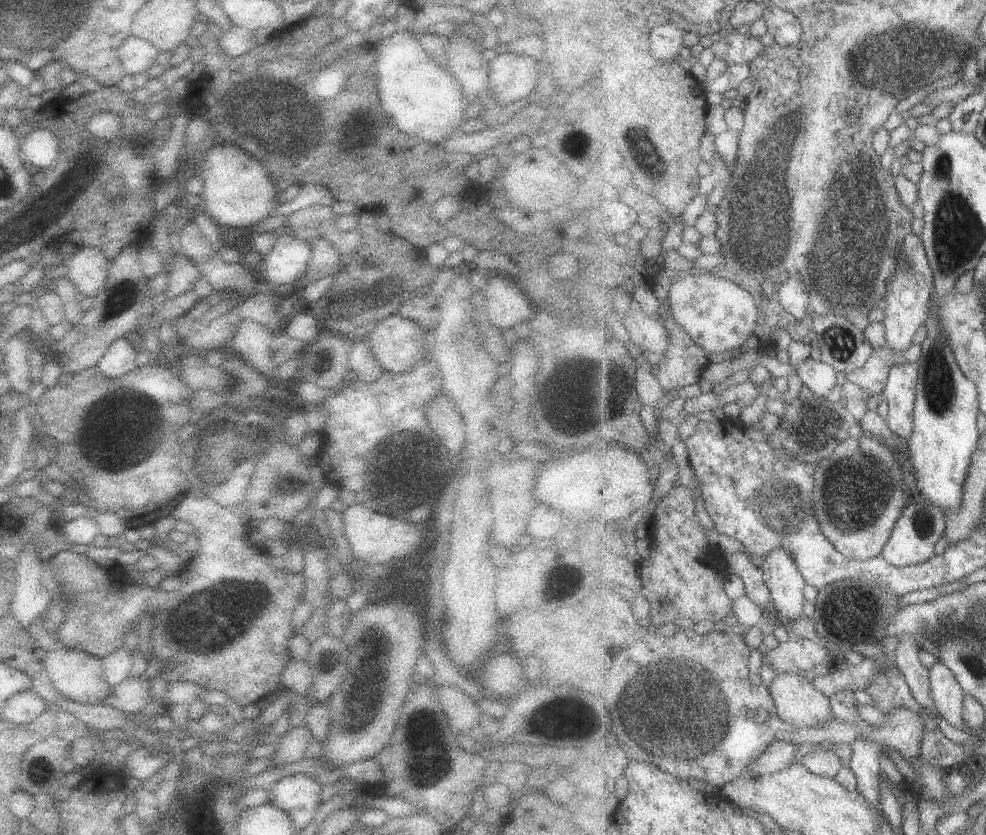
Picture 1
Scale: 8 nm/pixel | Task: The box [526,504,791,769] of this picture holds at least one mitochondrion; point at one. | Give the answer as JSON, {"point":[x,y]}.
{"point":[695,720]}

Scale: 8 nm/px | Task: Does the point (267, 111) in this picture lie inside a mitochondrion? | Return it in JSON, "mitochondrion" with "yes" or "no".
{"mitochondrion":"yes"}

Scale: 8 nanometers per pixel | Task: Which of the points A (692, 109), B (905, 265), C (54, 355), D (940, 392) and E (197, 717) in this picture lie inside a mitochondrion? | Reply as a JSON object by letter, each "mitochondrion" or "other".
{"A":"other","B":"mitochondrion","C":"other","D":"mitochondrion","E":"other"}

